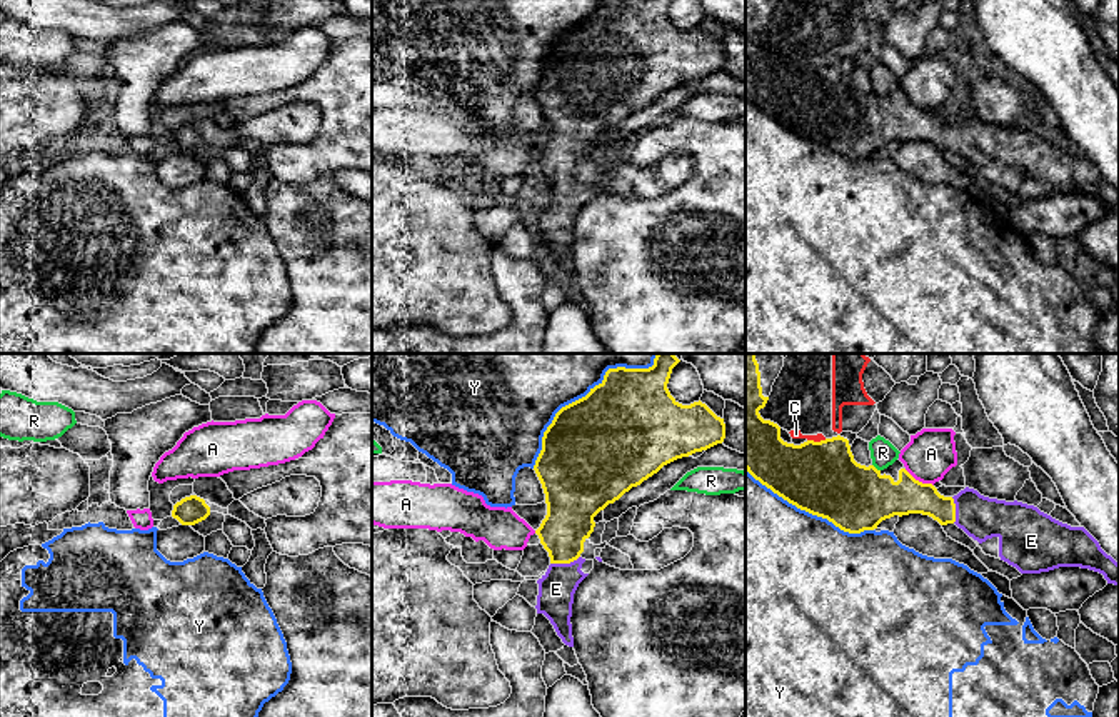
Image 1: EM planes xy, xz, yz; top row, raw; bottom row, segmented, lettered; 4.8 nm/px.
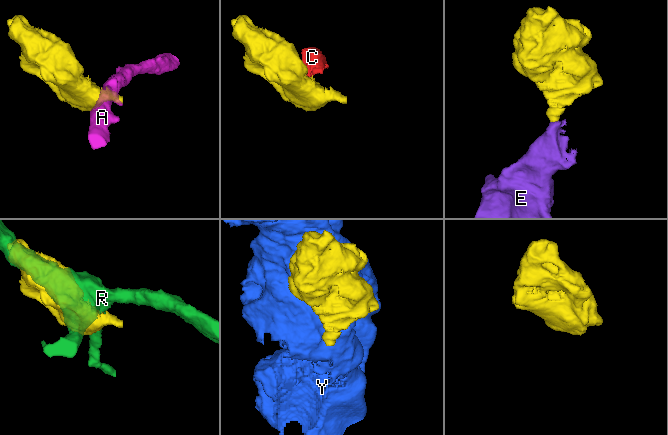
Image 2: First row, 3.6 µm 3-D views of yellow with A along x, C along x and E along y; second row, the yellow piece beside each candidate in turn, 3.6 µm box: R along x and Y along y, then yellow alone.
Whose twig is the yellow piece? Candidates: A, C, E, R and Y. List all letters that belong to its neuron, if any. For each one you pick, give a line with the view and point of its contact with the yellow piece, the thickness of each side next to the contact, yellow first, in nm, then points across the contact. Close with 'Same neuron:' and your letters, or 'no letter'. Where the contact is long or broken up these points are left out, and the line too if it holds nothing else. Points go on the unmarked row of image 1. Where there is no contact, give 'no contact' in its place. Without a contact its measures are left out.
E: contact xz (564, 189); calibres 240 and 180 nm; way xz (569, 147), (564, 155), (564, 189), (564, 202), (556, 215)
Same neuron: E

